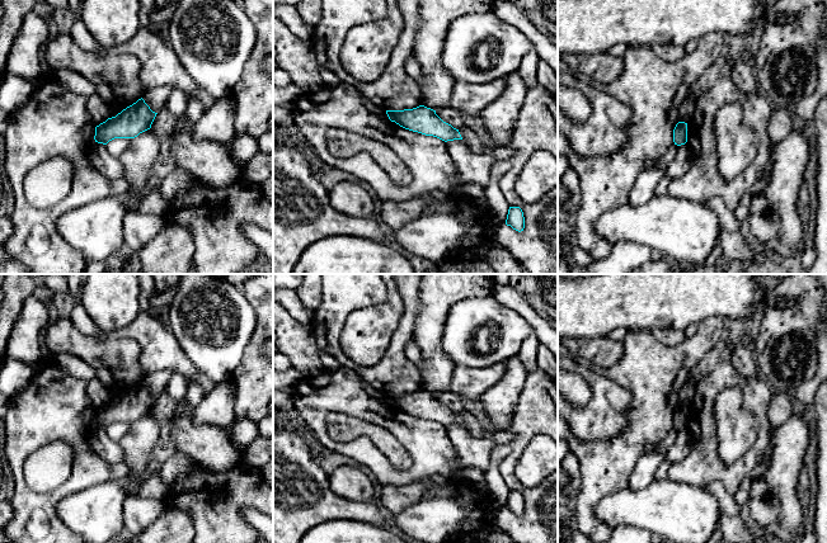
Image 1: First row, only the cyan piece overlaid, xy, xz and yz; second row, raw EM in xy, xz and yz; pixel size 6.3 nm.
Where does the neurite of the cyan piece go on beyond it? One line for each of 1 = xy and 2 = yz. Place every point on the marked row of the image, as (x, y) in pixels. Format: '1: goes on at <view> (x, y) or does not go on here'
1: does not go on here
2: does not go on here

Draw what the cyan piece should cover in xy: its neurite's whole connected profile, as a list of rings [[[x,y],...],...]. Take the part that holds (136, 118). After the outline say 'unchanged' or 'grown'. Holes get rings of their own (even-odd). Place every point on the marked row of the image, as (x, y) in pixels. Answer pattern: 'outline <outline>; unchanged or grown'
outline [[[141,98],[116,117],[97,126],[94,140],[98,143],[107,145],[114,138],[135,138],[151,128],[156,114]]]; unchanged

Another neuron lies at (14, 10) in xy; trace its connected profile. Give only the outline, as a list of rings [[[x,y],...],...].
[[[0,0],[4,13],[0,22],[0,84],[6,72],[6,60],[25,14],[39,0]]]

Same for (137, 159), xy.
[[[147,129],[132,138],[131,145],[119,156],[124,169],[124,179],[130,189],[121,198],[127,211],[135,209],[137,194],[145,189],[151,166],[160,151],[160,141]]]

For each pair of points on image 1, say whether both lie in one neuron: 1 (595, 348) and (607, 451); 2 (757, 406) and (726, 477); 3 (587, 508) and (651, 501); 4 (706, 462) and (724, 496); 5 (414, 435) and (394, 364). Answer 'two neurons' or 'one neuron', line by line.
1: two neurons
2: one neuron
3: two neurons
4: two neurons
5: two neurons

